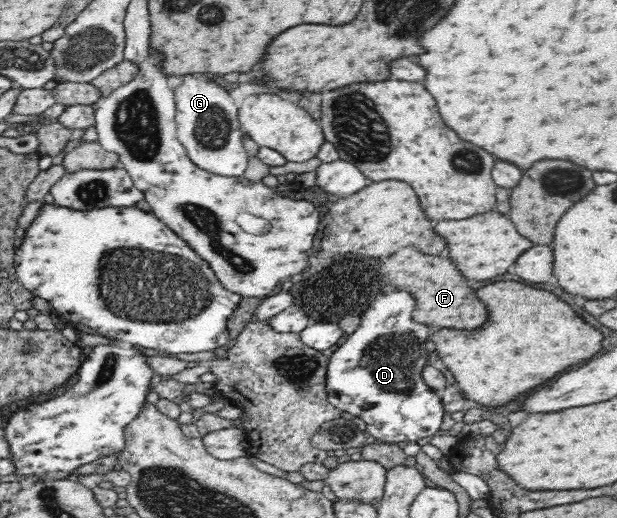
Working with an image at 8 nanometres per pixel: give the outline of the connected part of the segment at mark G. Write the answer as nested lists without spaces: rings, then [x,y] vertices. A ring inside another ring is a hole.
[[[191,75],[181,77],[183,83],[173,88],[176,99],[178,141],[184,146],[186,154],[198,168],[215,175],[241,177],[248,166],[250,155],[244,149],[245,134],[240,128],[238,109],[229,93],[211,83],[207,77],[195,79]]]

